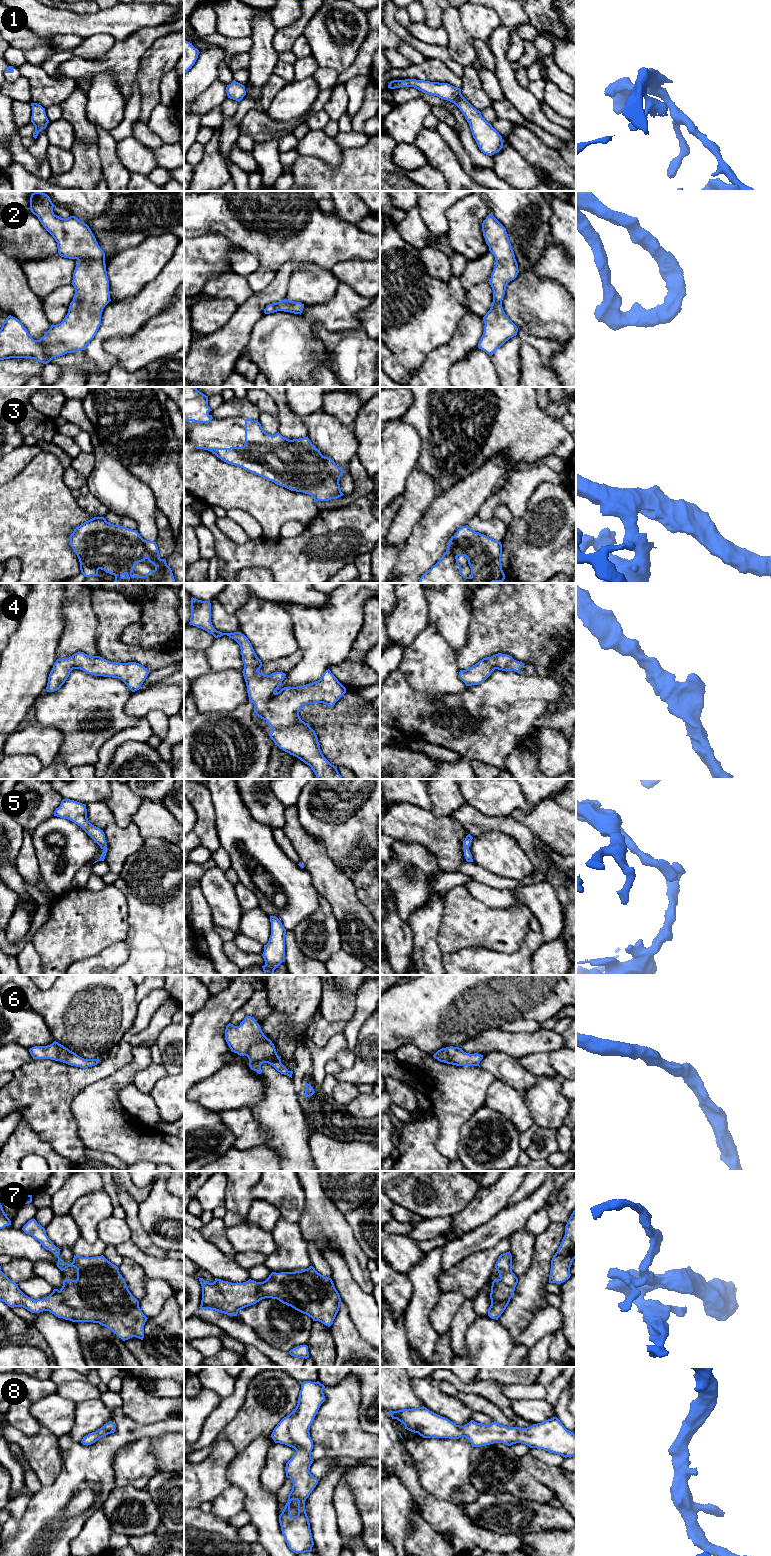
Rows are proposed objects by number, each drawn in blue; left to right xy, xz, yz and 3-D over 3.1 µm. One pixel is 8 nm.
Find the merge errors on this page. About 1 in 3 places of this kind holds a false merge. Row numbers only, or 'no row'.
no row

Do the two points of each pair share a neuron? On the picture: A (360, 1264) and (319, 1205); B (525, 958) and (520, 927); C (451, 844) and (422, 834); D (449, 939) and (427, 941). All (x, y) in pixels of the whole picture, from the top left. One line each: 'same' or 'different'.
A: same
B: different
C: same
D: different

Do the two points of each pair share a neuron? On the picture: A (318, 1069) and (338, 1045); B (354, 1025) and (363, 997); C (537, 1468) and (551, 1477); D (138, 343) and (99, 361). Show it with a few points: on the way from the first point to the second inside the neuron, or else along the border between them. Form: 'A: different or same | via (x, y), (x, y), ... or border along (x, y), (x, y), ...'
A: same | via (319, 1063), (332, 1049)
B: same | via (359, 1018), (363, 1011), (363, 1004)
C: same | via (540, 1471), (548, 1476)
D: different | border along (125, 335), (104, 342), (118, 362)

